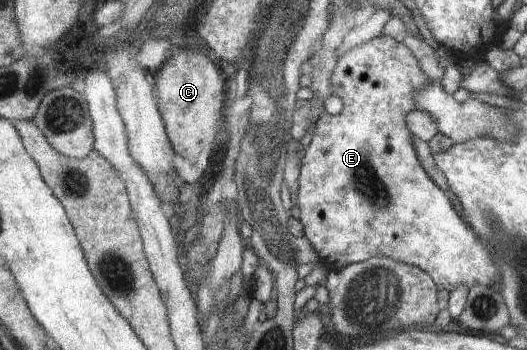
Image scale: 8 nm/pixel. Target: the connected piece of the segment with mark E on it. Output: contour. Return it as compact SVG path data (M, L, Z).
M379 36L343 53L336 61L331 73L331 94L343 101L343 109L338 115L323 110L315 122L313 138L302 158L295 204L295 215L319 256L318 263L337 272L356 262L384 256L418 266L434 279L439 290L450 292L457 285L497 287L499 267L491 251L459 213L455 200L437 187L427 173L423 175L413 149L406 116L417 108L413 95L431 85L413 53L403 43Z

